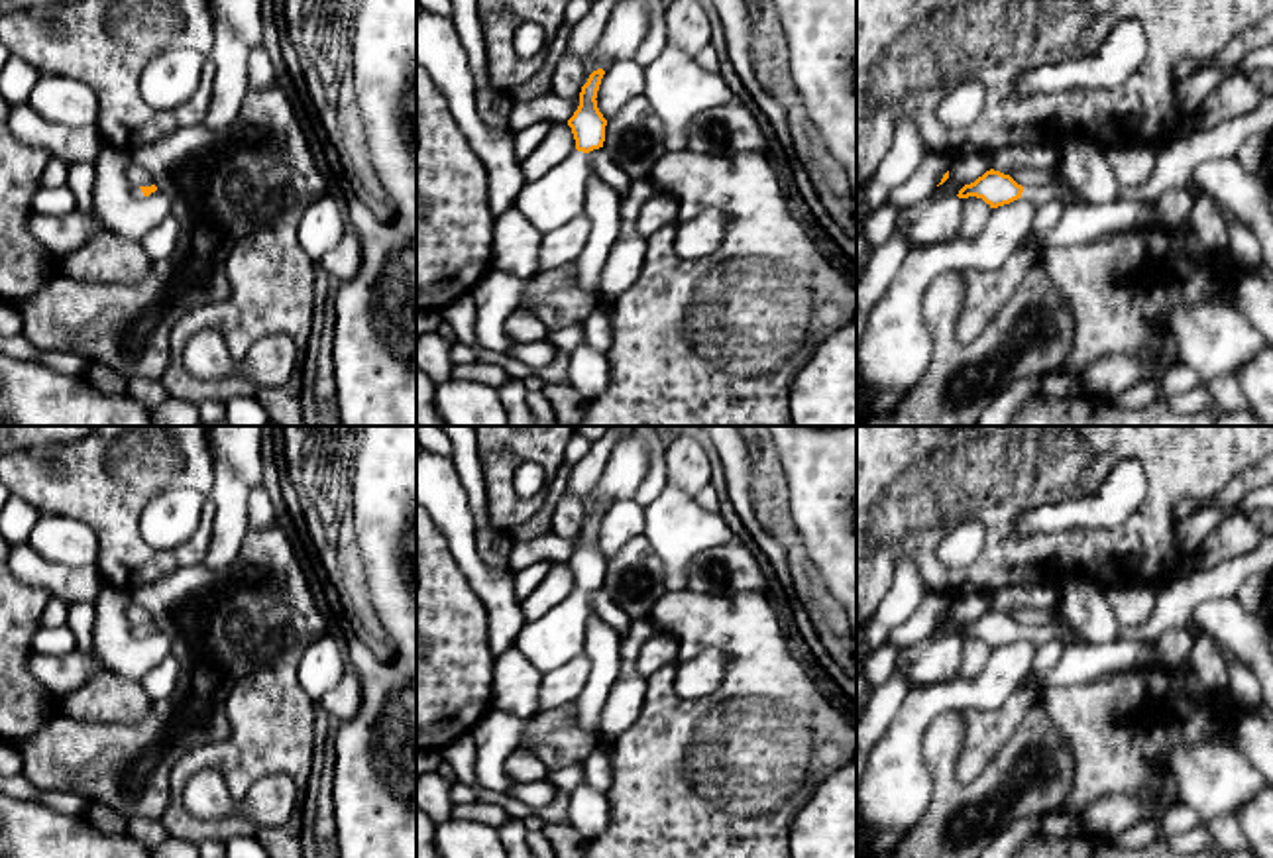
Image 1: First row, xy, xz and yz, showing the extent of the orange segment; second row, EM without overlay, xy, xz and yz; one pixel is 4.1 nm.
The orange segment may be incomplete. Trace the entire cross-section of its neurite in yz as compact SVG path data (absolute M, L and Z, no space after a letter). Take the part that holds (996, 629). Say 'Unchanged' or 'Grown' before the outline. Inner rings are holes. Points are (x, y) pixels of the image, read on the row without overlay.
Grown. M1055 603L1051 611L1059 618L1057 624L1024 628L1010 615L990 609L982 617L978 617L974 622L965 624L957 636L982 638L990 648L1010 644L1018 638L1027 638L1037 648L1047 642L1059 642L1065 650L1088 644L1084 634L1079 628L1075 628L1069 620L1063 618L1059 603Z

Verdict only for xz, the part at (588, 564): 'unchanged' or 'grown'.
grown

